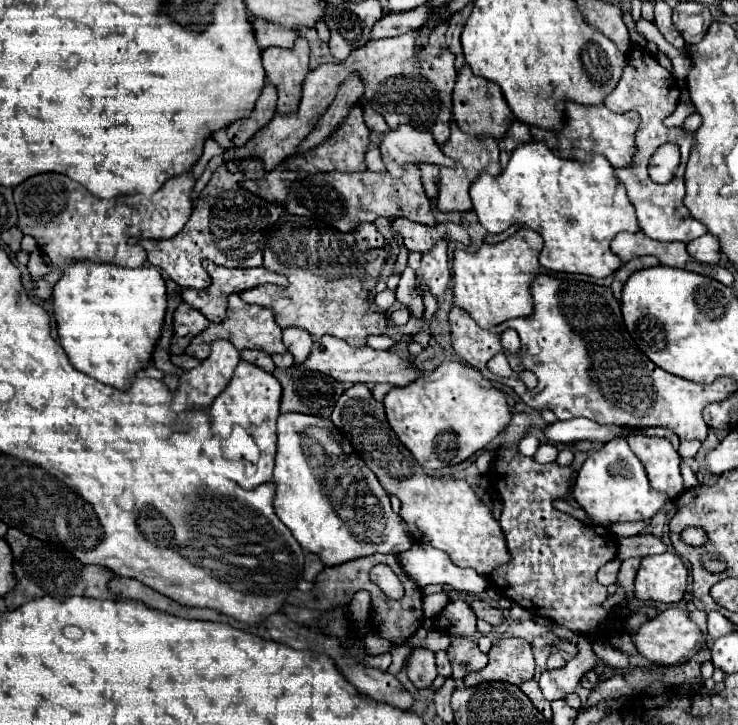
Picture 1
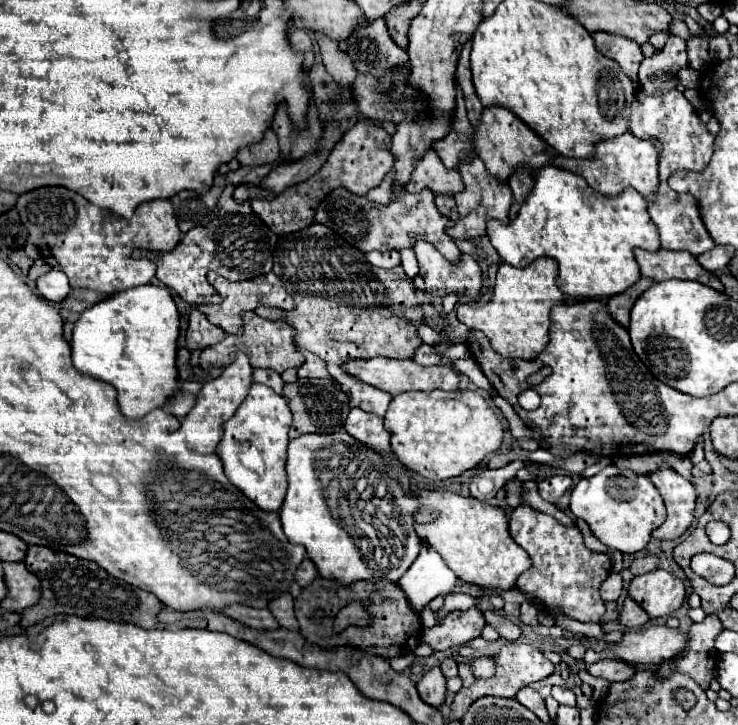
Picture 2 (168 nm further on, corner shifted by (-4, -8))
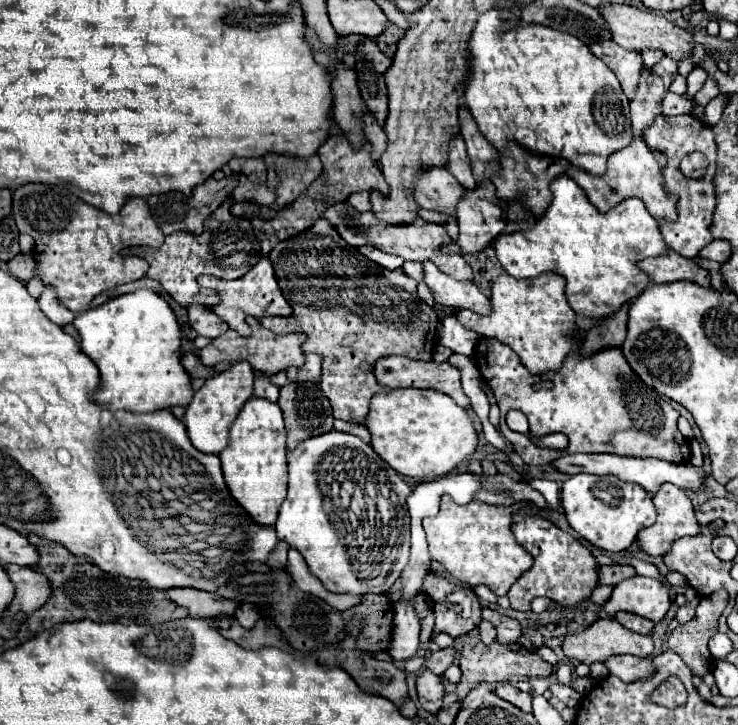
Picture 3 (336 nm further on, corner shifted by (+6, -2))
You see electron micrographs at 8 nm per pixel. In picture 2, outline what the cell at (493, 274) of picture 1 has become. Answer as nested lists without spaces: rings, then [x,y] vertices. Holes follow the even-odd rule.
[[[538,258],[526,268],[514,268],[502,262],[498,268],[492,298],[486,304],[468,302],[456,308],[458,320],[470,330],[480,330],[490,340],[492,348],[506,358],[534,358],[548,342],[550,308],[564,300],[564,294],[556,286],[558,264],[550,258]]]

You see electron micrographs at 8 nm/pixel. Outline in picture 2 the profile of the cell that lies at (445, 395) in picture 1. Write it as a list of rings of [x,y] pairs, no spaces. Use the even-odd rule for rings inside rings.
[[[458,390],[458,398],[442,398],[426,392],[398,394],[388,406],[384,426],[390,432],[392,452],[398,456],[398,460],[408,470],[414,470],[428,480],[448,480],[464,474],[466,470],[478,466],[490,452],[496,452],[504,438],[504,426],[500,424],[494,408],[490,408],[490,404],[476,390]]]

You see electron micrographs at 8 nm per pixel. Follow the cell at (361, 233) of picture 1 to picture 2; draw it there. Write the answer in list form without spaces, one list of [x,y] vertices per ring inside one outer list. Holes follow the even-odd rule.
[[[374,250],[374,252],[368,252],[366,258],[370,260],[370,264],[378,268],[394,268],[400,264],[398,250]]]

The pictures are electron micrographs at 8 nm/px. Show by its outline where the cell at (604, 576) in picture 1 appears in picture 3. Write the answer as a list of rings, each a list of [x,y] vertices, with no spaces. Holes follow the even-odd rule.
[[[596,586],[594,588],[594,592],[592,592],[592,596],[590,596],[590,600],[594,602],[594,604],[604,604],[608,598],[610,598],[610,594],[612,594],[612,586]]]

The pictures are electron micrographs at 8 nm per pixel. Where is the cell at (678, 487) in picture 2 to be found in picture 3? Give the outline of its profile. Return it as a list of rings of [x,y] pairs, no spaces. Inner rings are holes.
[[[664,484],[652,500],[658,510],[658,520],[654,526],[638,532],[638,546],[642,552],[654,558],[664,556],[674,540],[700,534],[700,524],[684,490],[674,484]]]

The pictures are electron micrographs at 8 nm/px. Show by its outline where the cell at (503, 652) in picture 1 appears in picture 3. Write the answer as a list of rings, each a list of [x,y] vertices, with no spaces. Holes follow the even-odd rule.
[[[484,642],[464,646],[464,650],[460,654],[460,668],[462,668],[462,680],[458,682],[458,688],[456,688],[458,700],[462,700],[478,682],[500,684],[500,682],[510,680],[512,676],[518,676],[518,678],[548,678],[548,676],[554,674],[554,666],[544,662],[536,652],[530,652],[520,644],[508,646],[508,644],[500,644],[500,642],[494,642],[490,646],[486,646]]]

